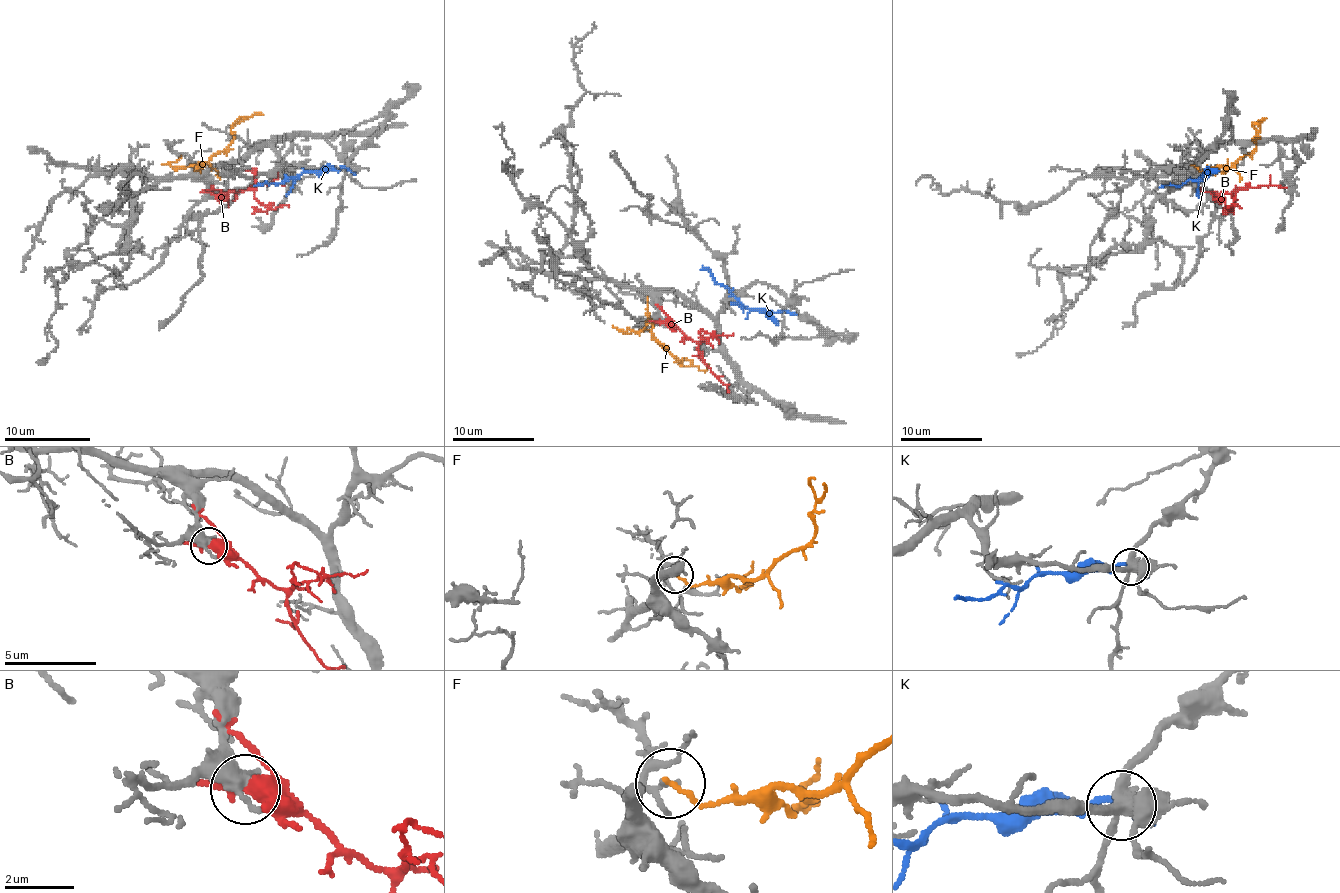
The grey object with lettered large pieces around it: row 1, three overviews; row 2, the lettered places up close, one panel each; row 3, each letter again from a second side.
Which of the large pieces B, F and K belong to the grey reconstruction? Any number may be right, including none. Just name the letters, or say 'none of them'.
none of them

